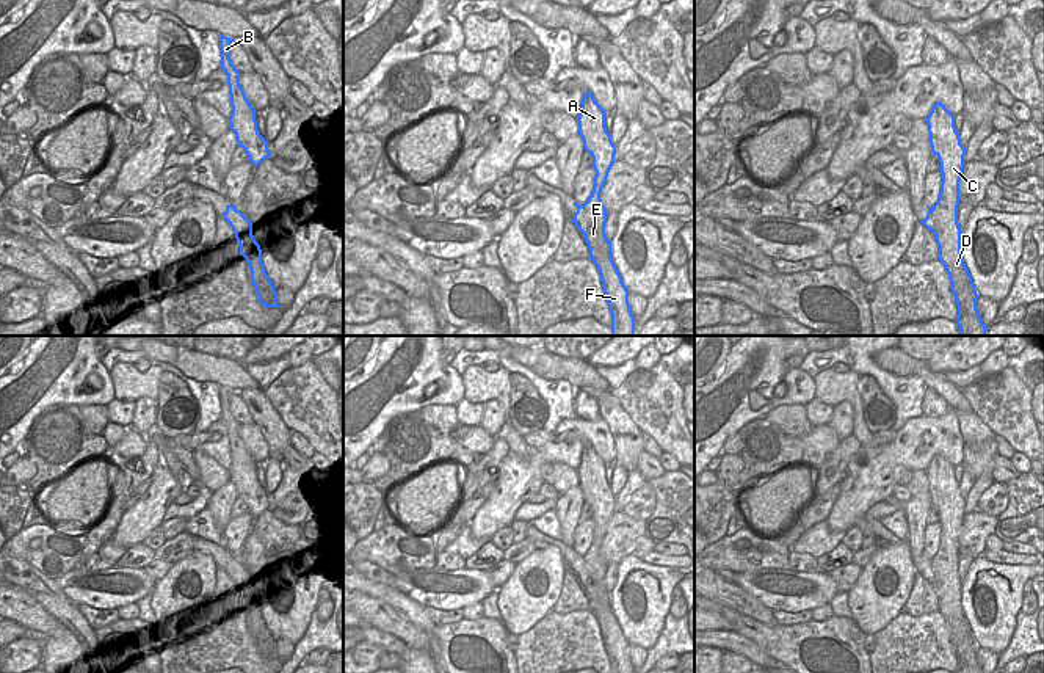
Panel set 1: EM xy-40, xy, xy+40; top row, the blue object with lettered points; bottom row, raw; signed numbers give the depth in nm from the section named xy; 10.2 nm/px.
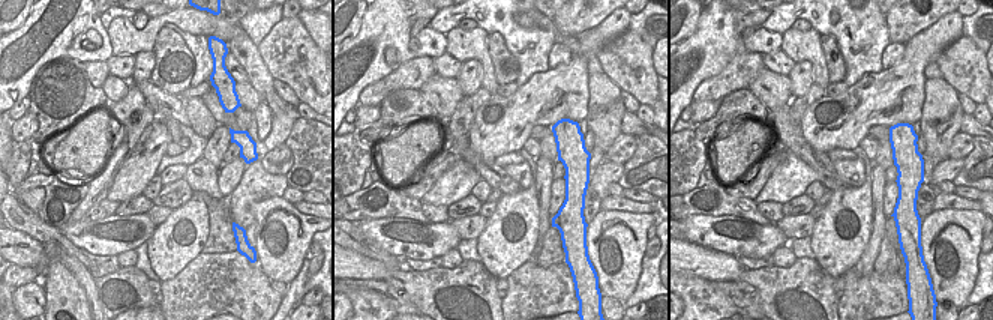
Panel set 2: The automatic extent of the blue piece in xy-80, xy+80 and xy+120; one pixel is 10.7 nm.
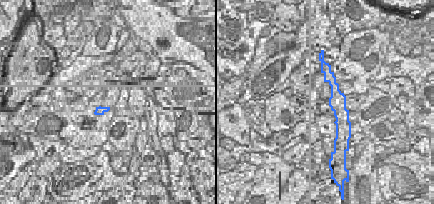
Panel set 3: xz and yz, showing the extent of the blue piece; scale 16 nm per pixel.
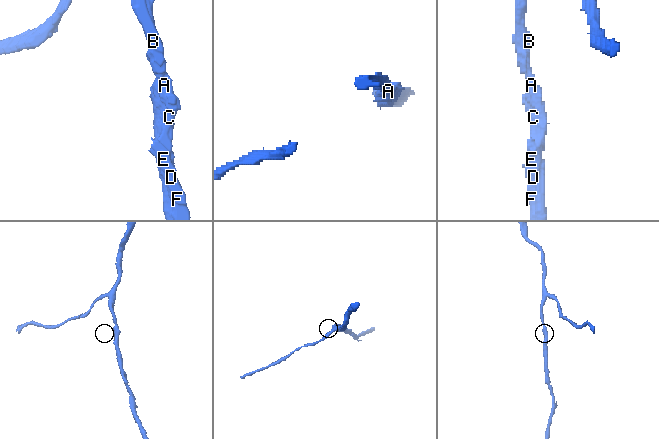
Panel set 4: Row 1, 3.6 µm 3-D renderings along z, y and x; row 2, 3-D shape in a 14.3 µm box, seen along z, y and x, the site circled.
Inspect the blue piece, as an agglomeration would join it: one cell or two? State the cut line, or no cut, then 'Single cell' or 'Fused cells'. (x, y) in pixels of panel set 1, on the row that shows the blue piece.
No split. Single cell.

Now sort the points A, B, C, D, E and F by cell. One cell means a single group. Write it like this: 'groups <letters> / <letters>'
groups A B C D E F

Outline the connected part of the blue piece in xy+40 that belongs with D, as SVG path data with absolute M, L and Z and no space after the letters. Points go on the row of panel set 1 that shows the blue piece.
M944 104L933 105L926 126L931 152L941 163L942 180L937 202L928 207L926 218L920 223L934 234L939 260L945 267L958 306L956 325L961 336L986 336L988 326L977 309L978 293L961 254L958 206L966 147L955 127L955 115Z

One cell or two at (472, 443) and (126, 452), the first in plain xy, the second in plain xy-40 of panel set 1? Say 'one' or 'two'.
one

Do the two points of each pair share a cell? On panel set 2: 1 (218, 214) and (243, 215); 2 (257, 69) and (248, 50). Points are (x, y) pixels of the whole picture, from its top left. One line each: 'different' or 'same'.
1: different
2: same

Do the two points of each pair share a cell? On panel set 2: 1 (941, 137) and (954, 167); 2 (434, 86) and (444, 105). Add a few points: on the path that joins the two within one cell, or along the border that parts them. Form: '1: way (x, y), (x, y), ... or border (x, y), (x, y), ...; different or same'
1: border (947, 156), (935, 166); different
2: way (438, 90), (444, 101); same

